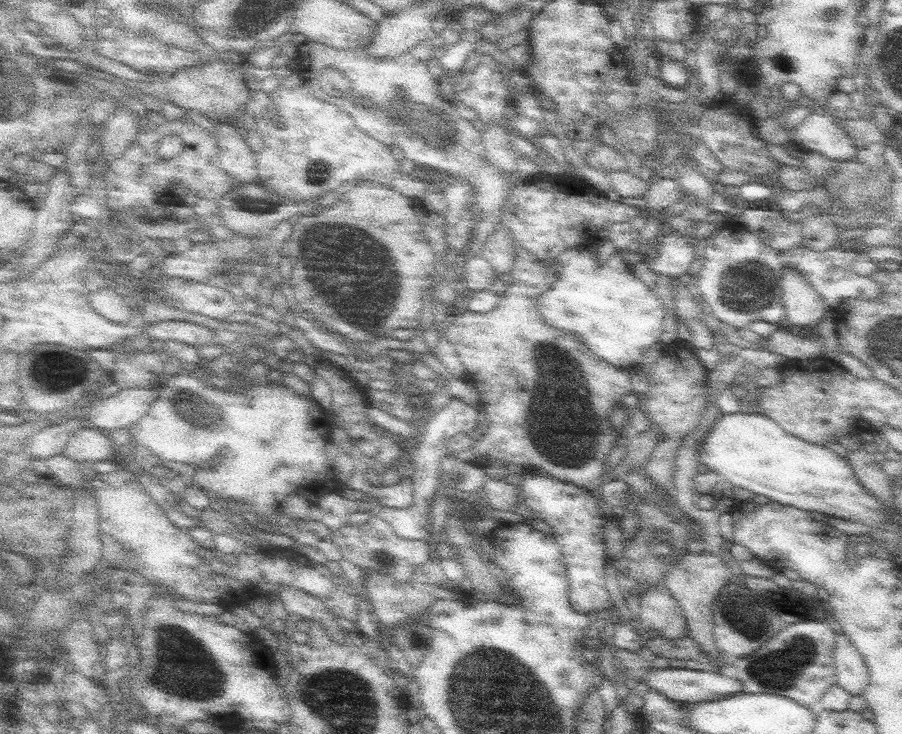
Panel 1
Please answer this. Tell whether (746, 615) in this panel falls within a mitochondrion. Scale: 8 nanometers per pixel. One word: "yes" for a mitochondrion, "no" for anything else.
yes

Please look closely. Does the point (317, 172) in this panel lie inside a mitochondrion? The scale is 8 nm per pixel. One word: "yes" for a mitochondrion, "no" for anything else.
yes

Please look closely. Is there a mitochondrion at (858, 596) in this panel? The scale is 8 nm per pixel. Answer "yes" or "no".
no

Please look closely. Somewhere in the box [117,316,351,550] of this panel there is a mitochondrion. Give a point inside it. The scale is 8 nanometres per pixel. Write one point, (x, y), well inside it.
(194, 413)

